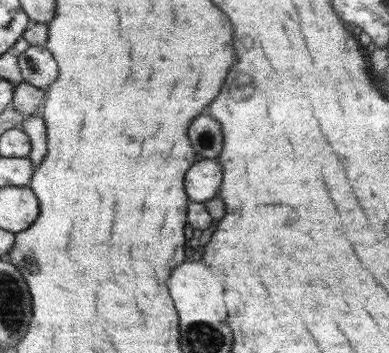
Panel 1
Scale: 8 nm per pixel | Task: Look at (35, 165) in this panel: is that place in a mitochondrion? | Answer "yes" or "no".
no

